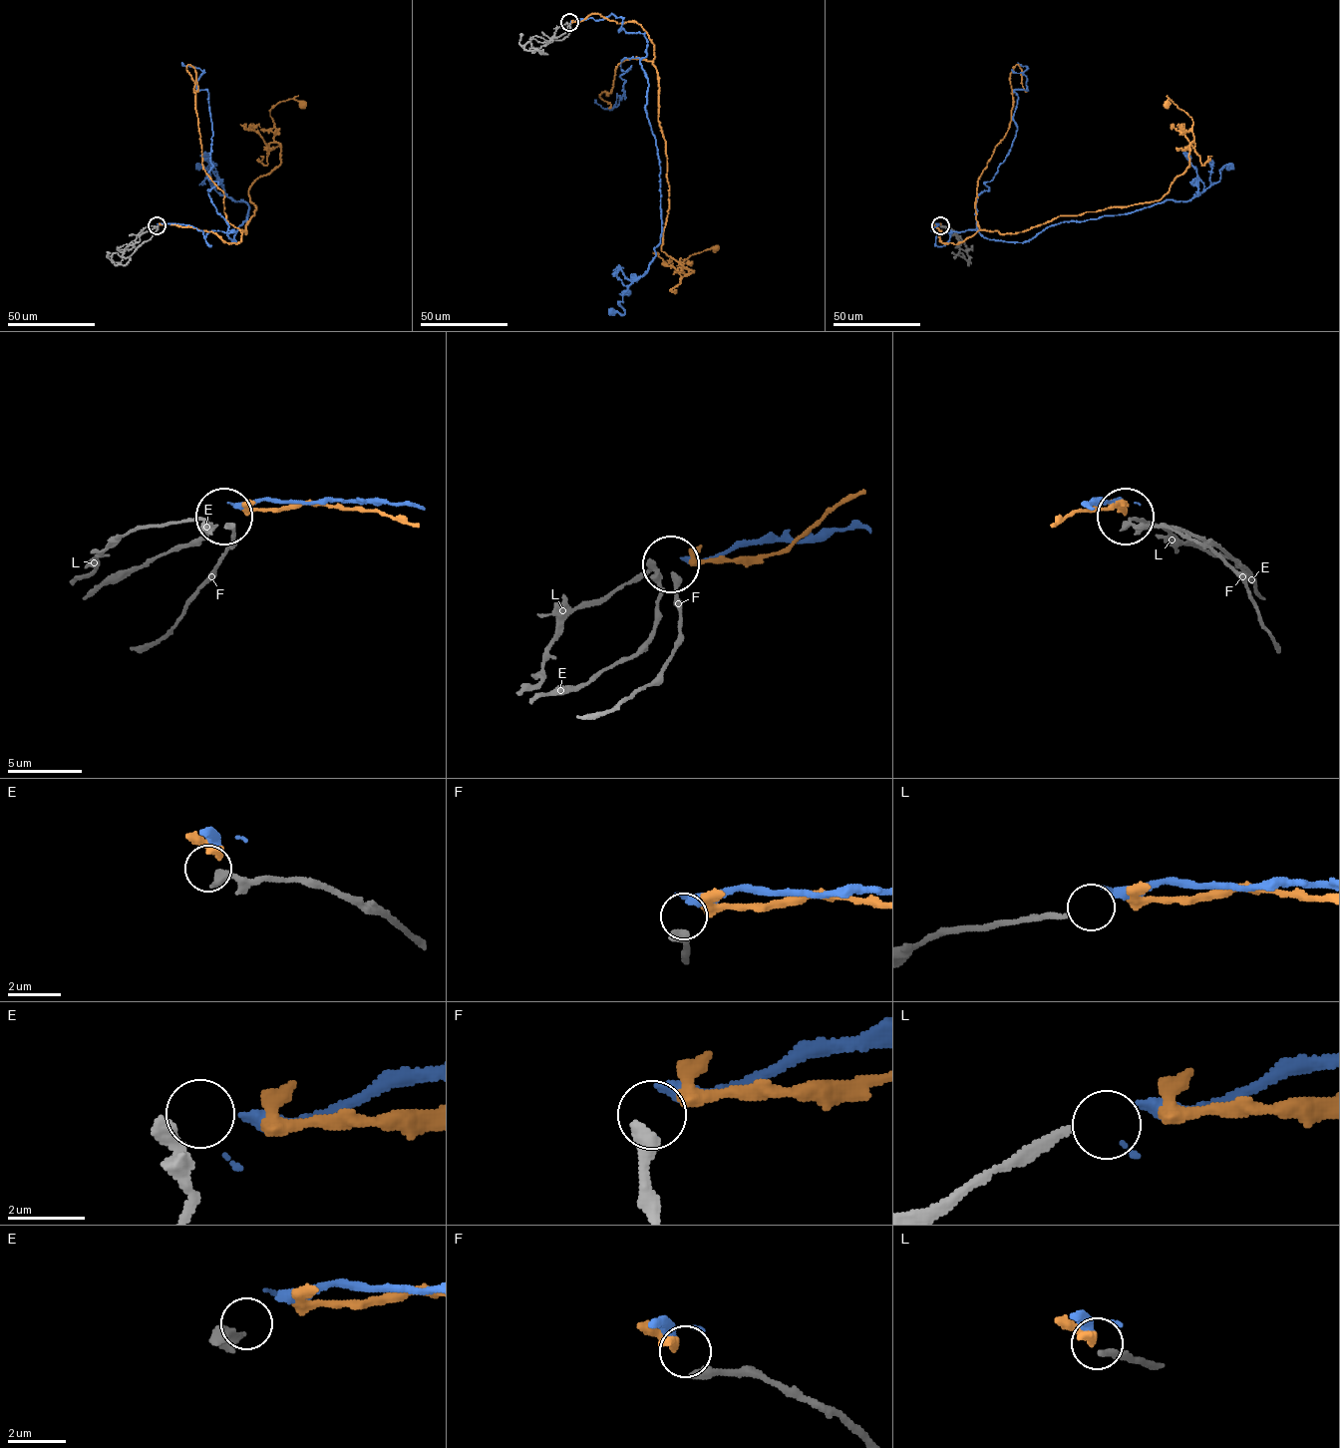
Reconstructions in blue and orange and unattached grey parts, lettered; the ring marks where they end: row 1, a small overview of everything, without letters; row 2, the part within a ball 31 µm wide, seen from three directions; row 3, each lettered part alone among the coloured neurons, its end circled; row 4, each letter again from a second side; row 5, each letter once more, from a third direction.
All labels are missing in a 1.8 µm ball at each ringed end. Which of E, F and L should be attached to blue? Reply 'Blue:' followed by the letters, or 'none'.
Blue: L

